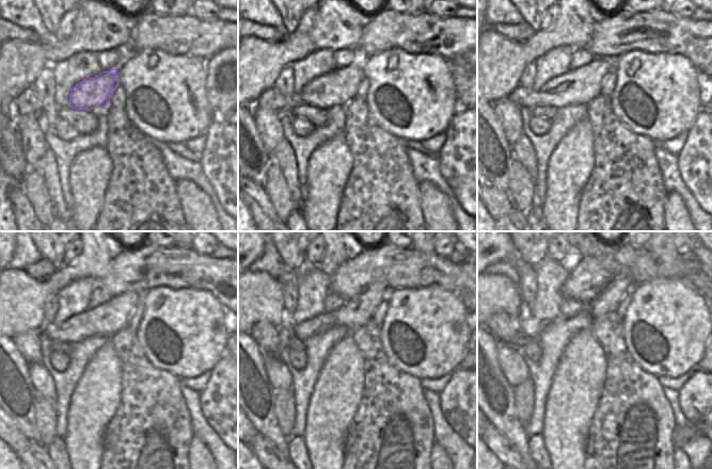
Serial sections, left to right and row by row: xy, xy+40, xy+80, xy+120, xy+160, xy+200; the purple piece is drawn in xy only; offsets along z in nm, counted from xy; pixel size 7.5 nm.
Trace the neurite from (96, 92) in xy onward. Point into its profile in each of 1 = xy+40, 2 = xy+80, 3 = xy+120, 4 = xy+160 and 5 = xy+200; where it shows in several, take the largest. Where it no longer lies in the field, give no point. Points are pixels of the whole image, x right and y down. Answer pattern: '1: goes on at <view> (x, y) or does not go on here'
1: goes on at xy+40 (337, 87)
2: goes on at xy+80 (579, 86)
3: goes on at xy+120 (106, 320)
4: goes on at xy+160 (353, 313)
5: goes on at xy+200 (608, 300)

